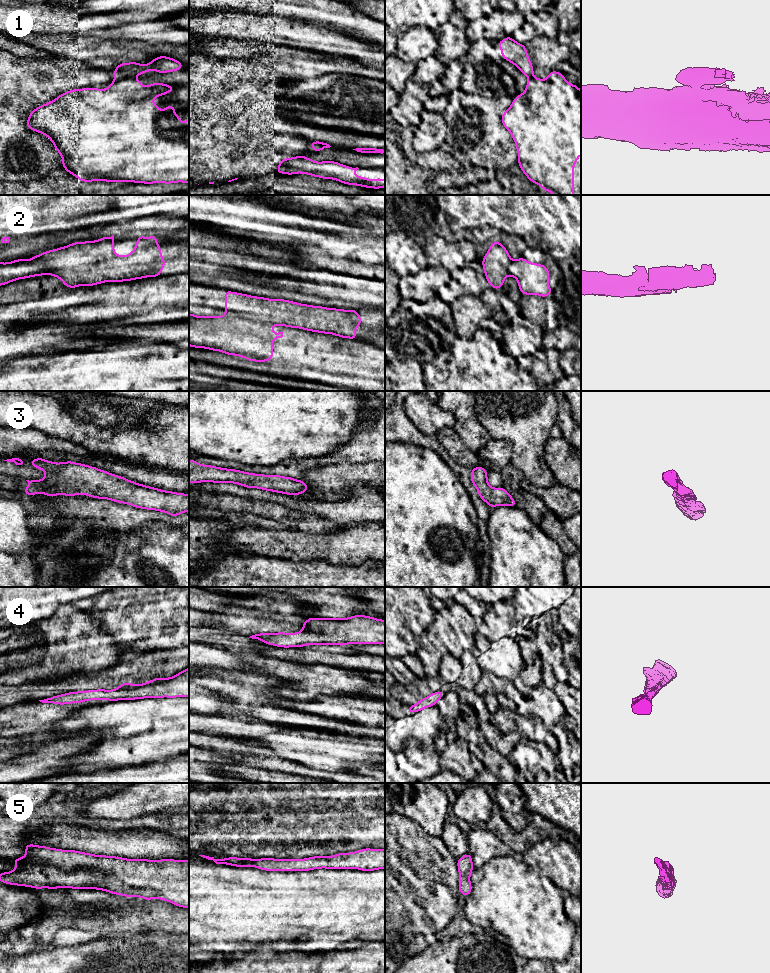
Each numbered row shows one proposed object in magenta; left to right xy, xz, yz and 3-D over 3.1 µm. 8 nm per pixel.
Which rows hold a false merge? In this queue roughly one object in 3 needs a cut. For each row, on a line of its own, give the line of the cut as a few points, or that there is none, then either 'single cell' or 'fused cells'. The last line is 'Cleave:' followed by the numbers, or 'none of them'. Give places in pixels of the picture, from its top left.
1: xy (115, 76), (129, 76), (133, 78) | fused cells
2: xz (226, 315), (265, 325) | fused cells
3: no cut | single cell
4: no cut | single cell
5: no cut | single cell
Cleave: 1, 2

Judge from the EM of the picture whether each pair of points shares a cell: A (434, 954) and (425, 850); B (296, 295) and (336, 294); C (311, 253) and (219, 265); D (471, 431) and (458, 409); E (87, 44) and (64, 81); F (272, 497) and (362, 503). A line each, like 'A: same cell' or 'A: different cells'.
A: different cells
B: same cell
C: different cells
D: same cell
E: different cells
F: same cell

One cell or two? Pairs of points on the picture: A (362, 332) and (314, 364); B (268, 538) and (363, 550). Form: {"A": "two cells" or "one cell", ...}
{"A": "two cells", "B": "one cell"}

